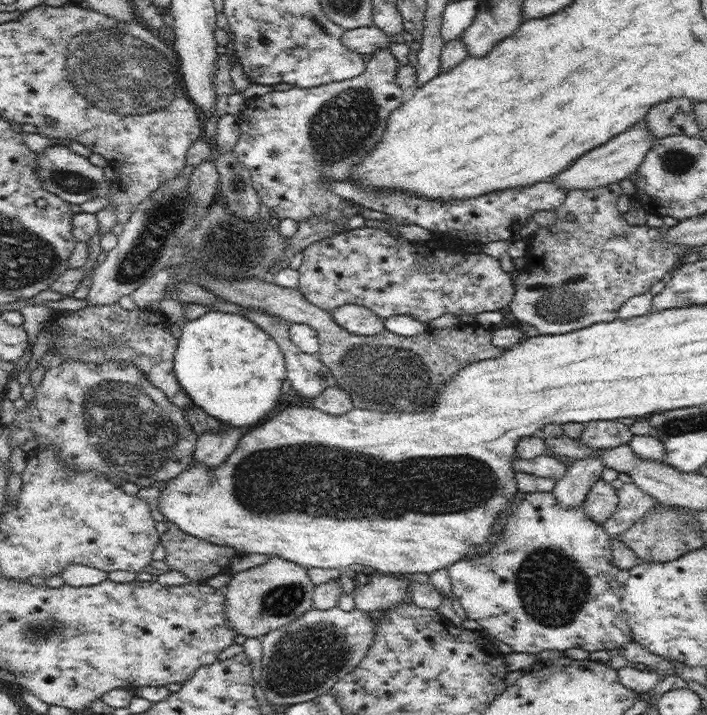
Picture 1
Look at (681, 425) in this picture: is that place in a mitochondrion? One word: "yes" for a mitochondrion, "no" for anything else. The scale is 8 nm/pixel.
yes

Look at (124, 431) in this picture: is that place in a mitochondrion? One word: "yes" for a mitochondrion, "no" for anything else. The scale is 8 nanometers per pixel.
yes

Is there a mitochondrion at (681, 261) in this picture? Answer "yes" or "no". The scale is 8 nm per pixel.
no

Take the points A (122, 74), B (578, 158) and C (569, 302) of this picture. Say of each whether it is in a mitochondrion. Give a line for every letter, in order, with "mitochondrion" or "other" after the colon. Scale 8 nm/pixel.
A: mitochondrion
B: other
C: mitochondrion

